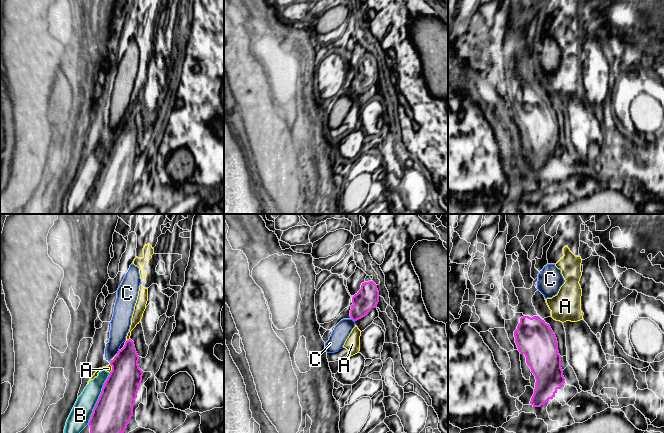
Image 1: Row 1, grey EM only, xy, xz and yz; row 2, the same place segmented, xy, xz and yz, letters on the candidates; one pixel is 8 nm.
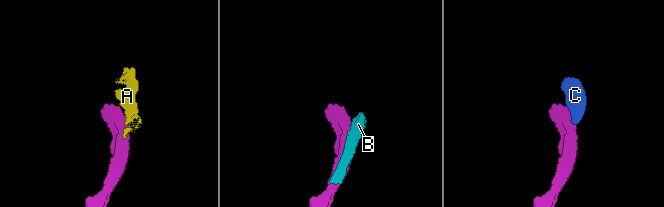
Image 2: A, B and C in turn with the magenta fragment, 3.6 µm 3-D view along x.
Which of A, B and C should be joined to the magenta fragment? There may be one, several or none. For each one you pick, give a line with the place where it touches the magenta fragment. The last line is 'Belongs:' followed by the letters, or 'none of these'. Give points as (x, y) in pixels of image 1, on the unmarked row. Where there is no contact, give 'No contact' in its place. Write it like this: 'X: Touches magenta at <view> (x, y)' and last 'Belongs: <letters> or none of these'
Belongs: none of these

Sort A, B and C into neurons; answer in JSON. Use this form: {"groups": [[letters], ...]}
{"groups": [["A", "B", "C"]]}

